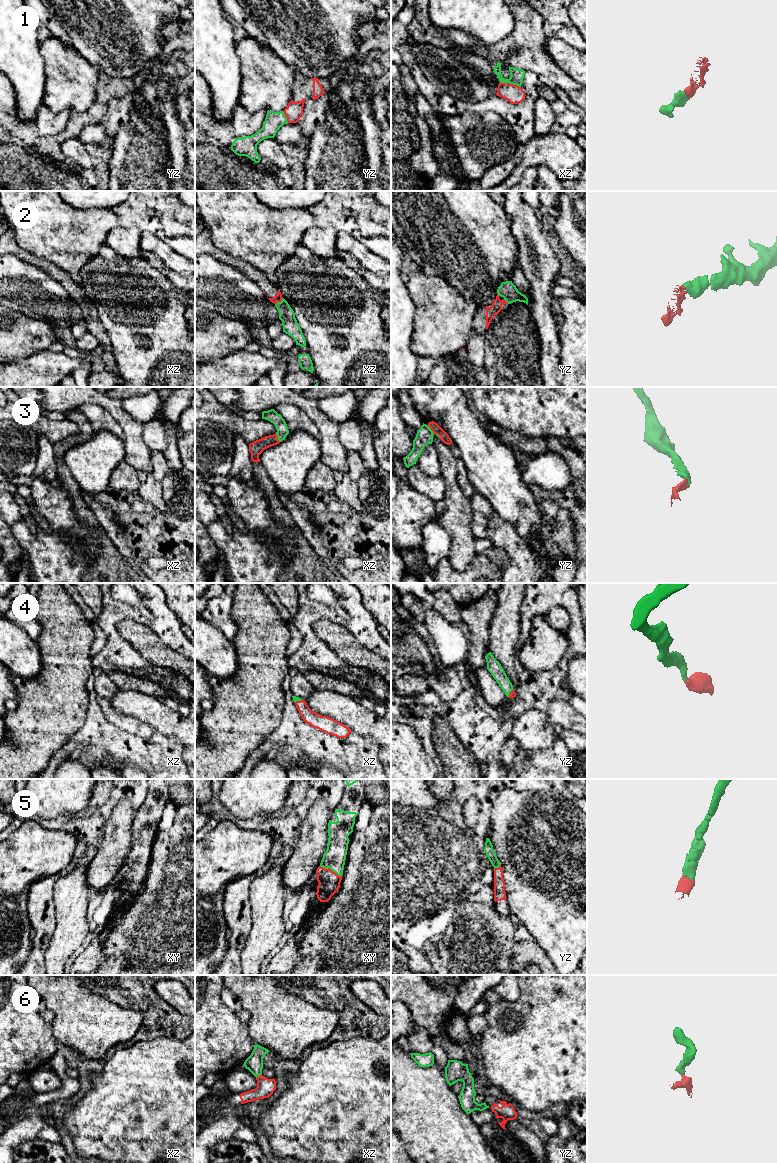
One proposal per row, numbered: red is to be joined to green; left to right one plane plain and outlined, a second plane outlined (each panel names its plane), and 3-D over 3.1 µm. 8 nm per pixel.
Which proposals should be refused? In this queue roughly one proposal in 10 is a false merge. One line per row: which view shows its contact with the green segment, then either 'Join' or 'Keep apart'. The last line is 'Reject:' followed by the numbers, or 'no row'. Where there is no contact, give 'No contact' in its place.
1: Touches green in xz. Join
2: Touches green in xz. Join
3: Touches green in yz. Join
4: Touches green in yz. Join
5: Touches green in xy. Join
6: Touches green in xz. Join
Reject: no row

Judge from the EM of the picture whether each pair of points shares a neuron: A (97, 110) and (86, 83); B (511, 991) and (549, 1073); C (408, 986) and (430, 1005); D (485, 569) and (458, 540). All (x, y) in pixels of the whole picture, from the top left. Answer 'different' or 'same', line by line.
A: different
B: different
C: same
D: different

